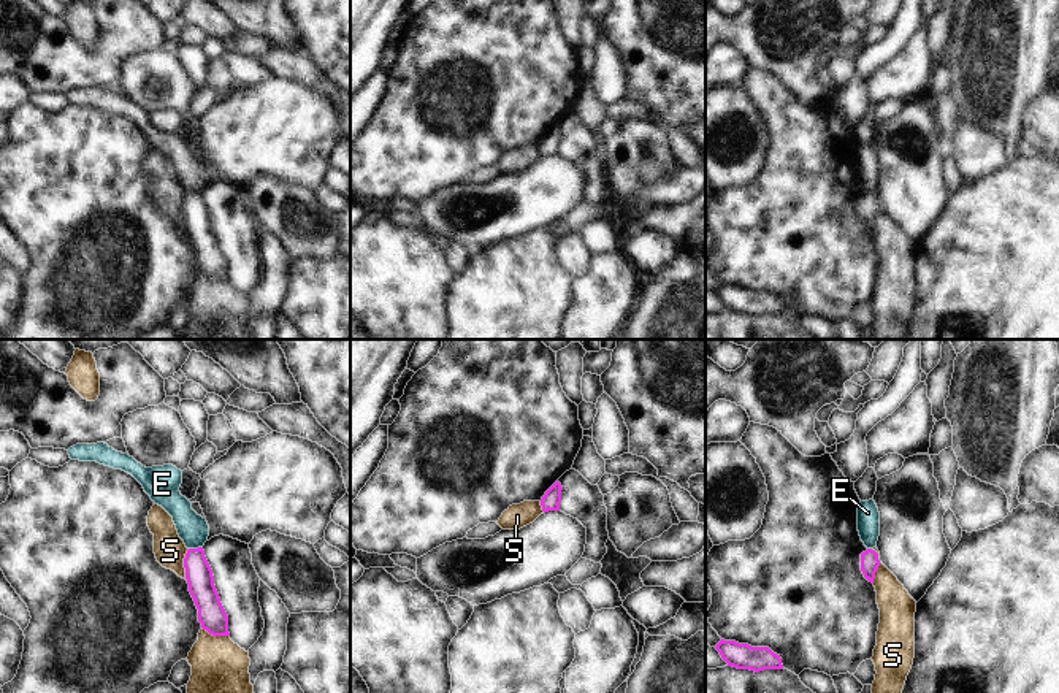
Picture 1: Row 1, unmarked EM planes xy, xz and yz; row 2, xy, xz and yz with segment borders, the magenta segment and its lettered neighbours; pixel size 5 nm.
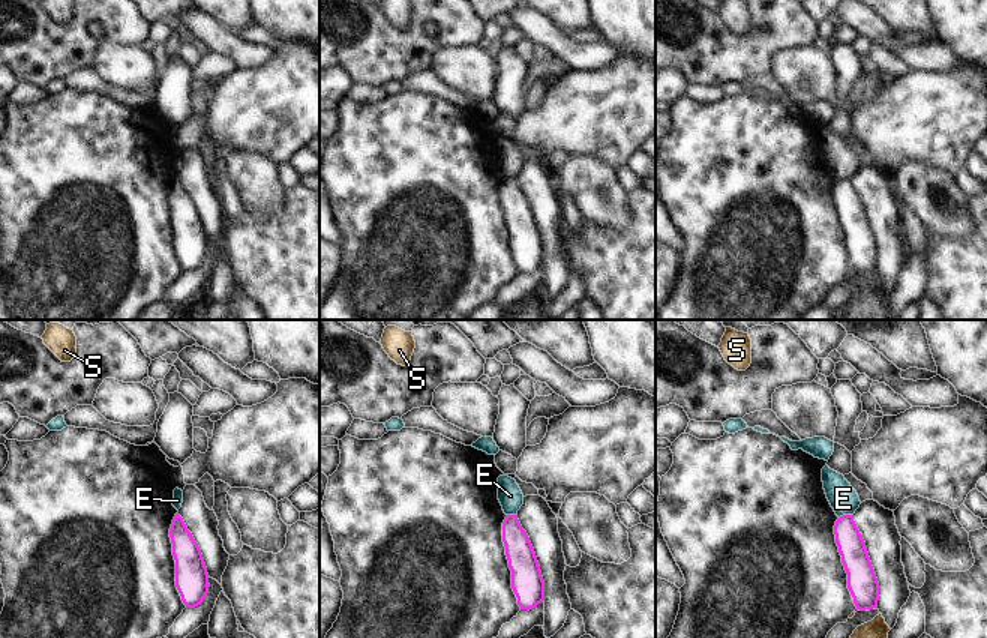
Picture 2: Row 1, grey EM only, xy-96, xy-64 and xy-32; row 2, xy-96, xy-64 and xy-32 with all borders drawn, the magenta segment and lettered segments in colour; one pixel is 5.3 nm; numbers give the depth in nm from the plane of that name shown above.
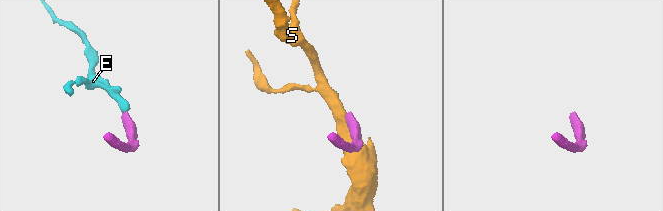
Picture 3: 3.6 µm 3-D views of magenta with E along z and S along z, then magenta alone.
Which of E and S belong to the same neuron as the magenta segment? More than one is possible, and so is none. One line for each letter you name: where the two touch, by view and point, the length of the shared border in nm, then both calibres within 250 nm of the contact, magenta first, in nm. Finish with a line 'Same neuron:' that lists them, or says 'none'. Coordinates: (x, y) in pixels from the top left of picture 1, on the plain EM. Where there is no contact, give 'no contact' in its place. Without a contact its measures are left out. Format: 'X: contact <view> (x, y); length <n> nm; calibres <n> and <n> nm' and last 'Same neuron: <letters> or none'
Same neuron: none

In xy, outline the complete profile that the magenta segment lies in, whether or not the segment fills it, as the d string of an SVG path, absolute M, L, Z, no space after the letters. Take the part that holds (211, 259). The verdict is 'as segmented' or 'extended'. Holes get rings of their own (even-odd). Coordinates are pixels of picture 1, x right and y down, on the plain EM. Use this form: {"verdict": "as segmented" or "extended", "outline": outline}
{"verdict": "as segmented", "outline": "M203 192L187 195L184 212L201 273L212 281L230 281L228 260L216 235L212 214Z"}

